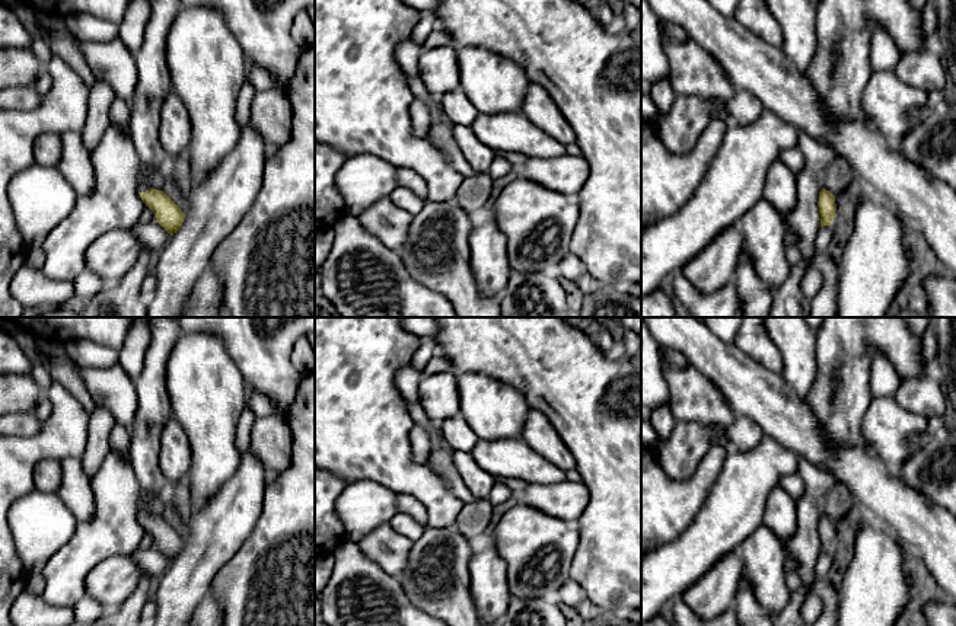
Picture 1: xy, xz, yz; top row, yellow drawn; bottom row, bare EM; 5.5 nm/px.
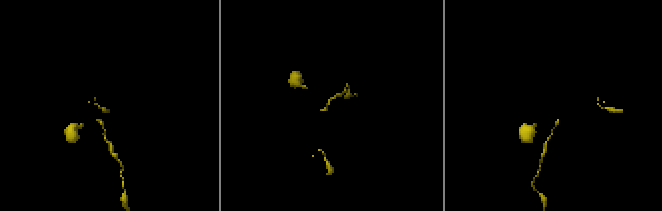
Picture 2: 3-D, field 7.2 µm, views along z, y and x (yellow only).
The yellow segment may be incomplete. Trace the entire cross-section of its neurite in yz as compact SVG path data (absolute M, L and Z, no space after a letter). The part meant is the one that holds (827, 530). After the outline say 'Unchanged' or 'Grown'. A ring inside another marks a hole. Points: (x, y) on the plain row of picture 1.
M825 514L819 518L819 540L820 540L820 553L831 552L835 543L836 530L835 523Z. Unchanged

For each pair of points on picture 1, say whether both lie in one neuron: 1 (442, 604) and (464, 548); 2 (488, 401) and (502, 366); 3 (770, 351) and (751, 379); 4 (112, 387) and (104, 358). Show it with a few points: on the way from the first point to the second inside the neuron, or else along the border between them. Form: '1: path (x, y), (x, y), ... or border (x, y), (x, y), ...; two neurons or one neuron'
1: path (453, 590), (456, 587), (456, 562); one neuron
2: border (464, 373), (486, 373), (507, 383), (525, 399); two neurons
3: border (733, 344), (780, 374); two neurons
4: border (118, 361), (107, 367), (80, 367); two neurons

